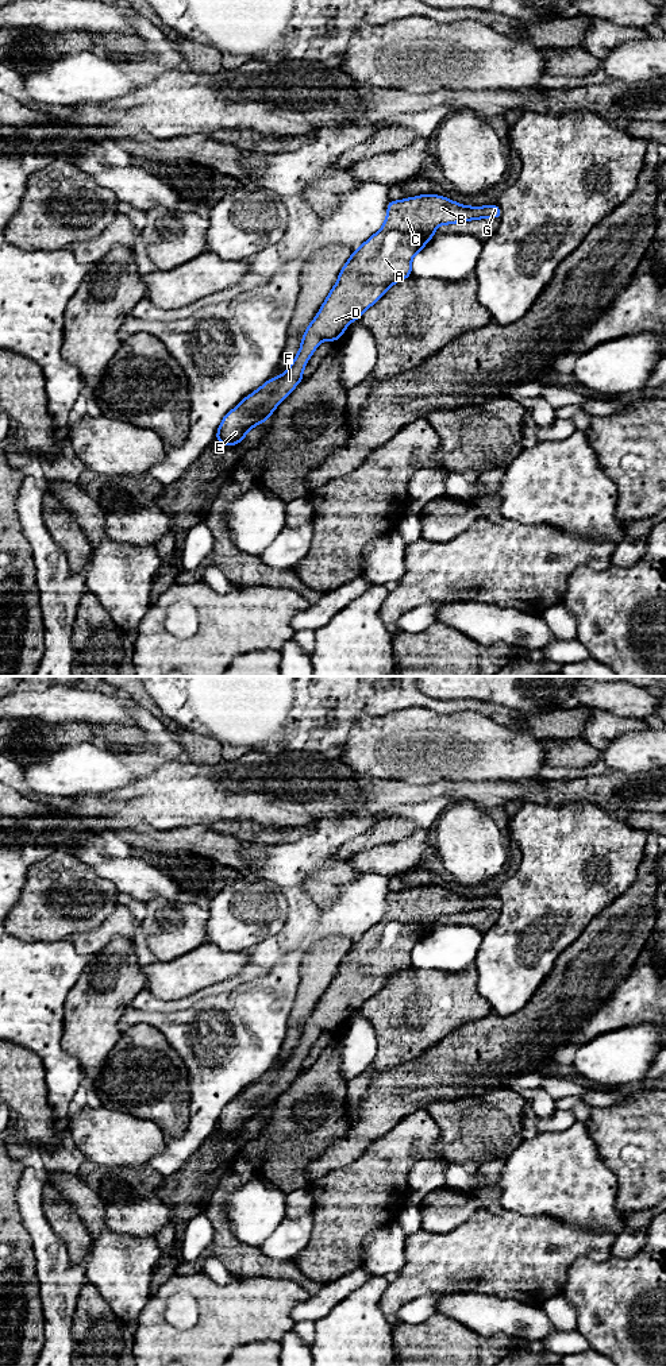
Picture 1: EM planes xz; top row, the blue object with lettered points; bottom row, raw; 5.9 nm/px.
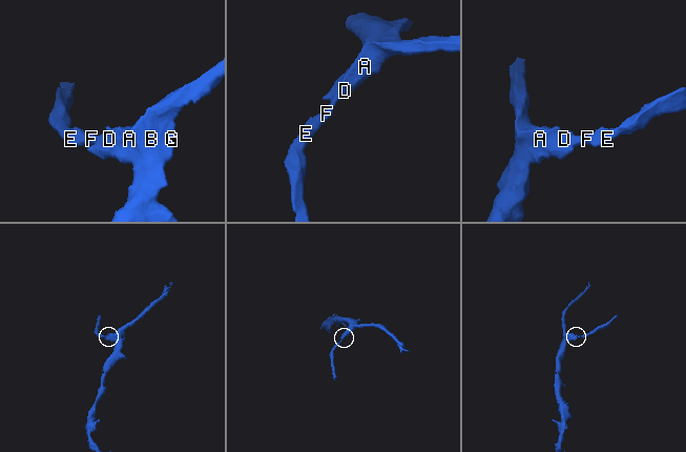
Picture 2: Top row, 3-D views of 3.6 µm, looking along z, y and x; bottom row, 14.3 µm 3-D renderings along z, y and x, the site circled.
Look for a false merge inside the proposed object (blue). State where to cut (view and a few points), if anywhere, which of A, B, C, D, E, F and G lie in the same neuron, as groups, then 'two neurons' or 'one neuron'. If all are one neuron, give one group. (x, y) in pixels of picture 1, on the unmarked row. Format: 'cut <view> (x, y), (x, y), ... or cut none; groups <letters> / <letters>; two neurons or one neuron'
cut none; groups A B C D E F G; one neuron

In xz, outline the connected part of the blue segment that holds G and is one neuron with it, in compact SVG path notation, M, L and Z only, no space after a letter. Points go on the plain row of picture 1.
M436 885L415 887L400 892L389 891L384 917L358 941L353 942L335 977L304 1023L299 1045L292 1056L282 1066L265 1073L258 1081L247 1087L236 1099L228 1103L220 1114L215 1131L224 1137L236 1137L253 1118L269 1111L278 1095L303 1072L303 1061L316 1038L323 1031L338 1033L349 1015L361 1010L363 1003L376 995L392 976L412 966L412 949L432 930L438 917L477 910L500 910L501 904L497 895L466 898Z

